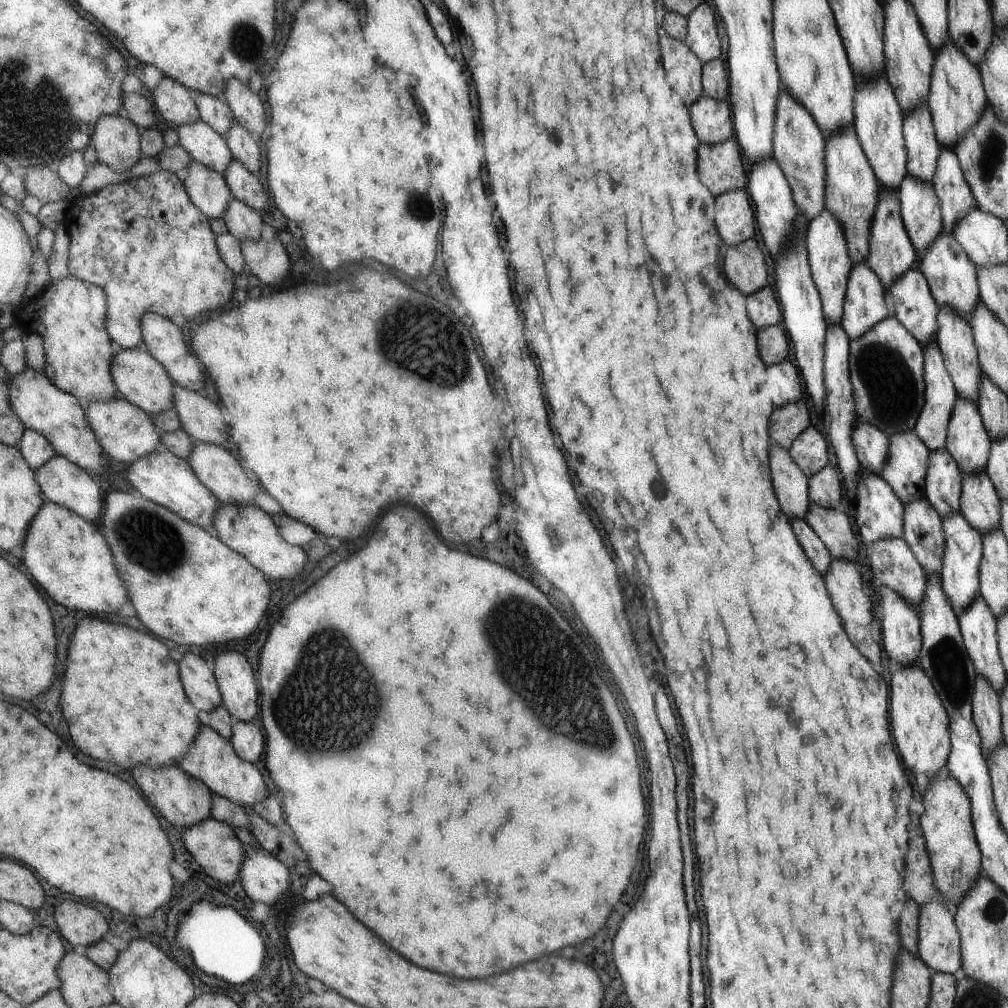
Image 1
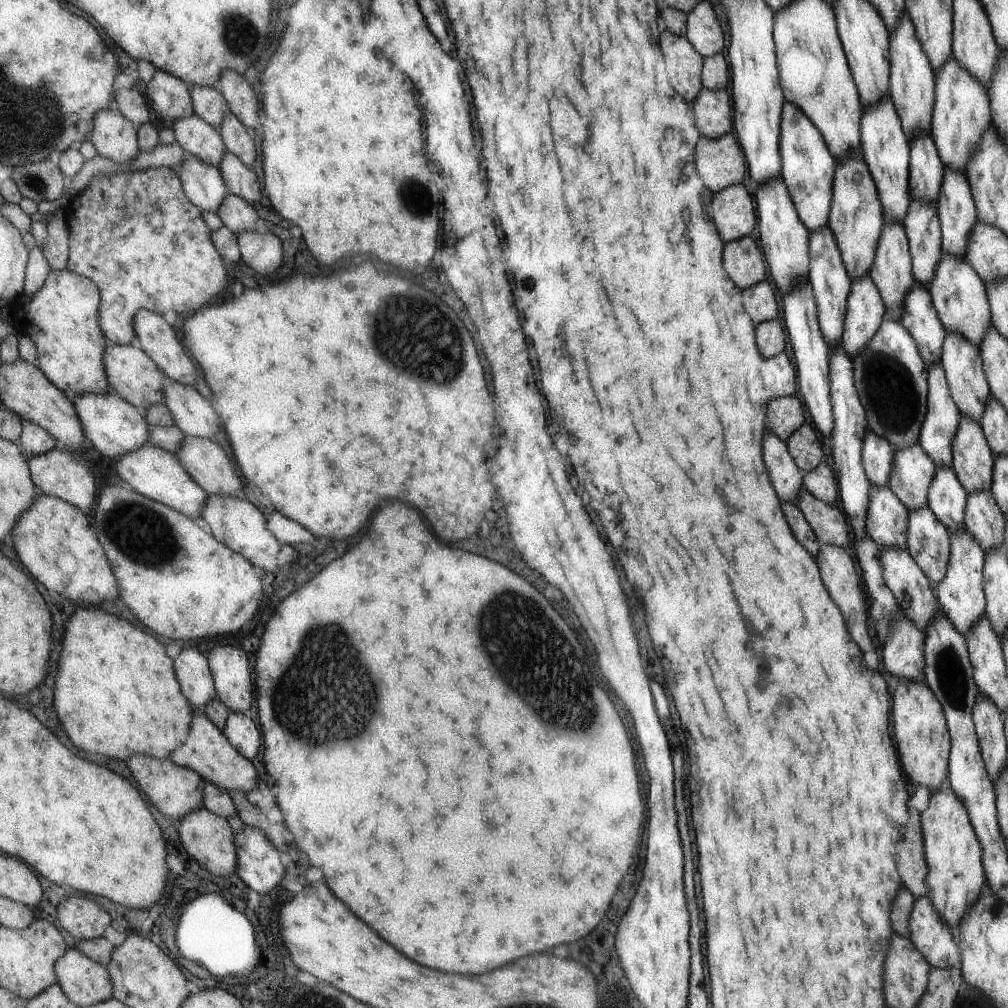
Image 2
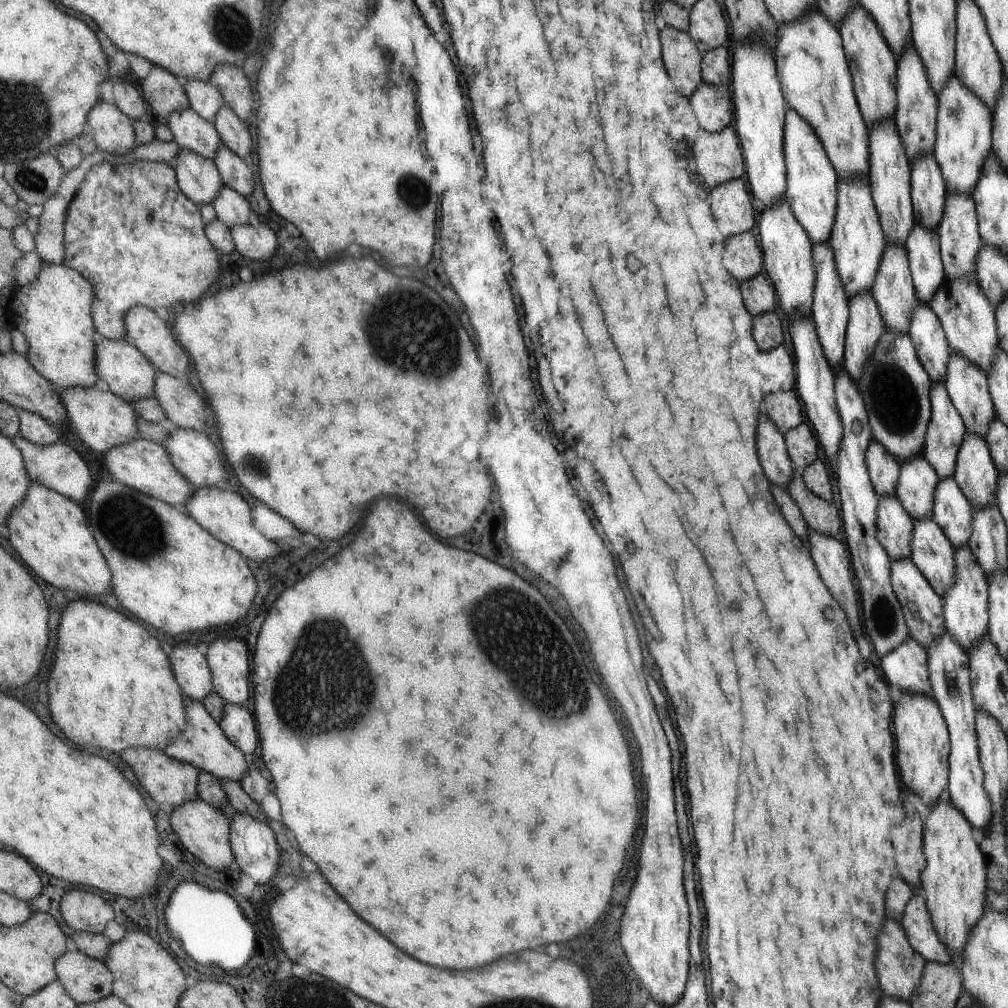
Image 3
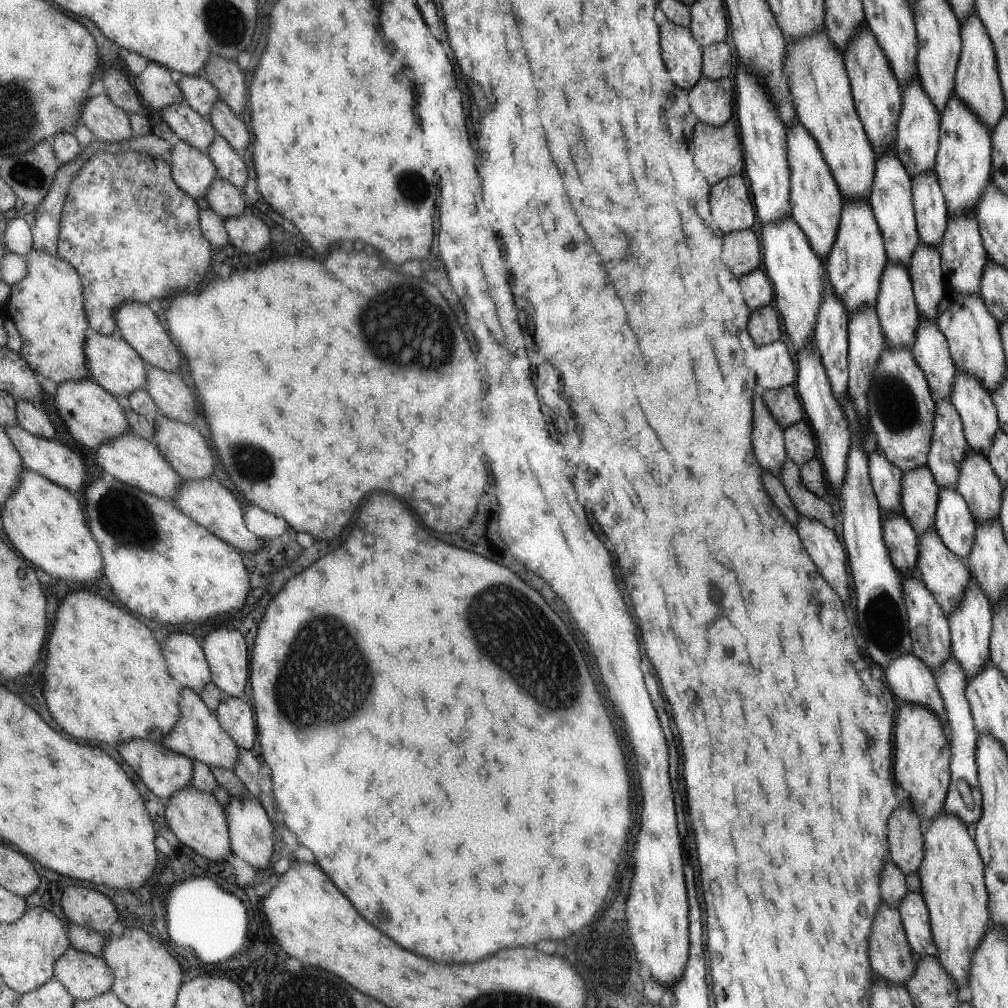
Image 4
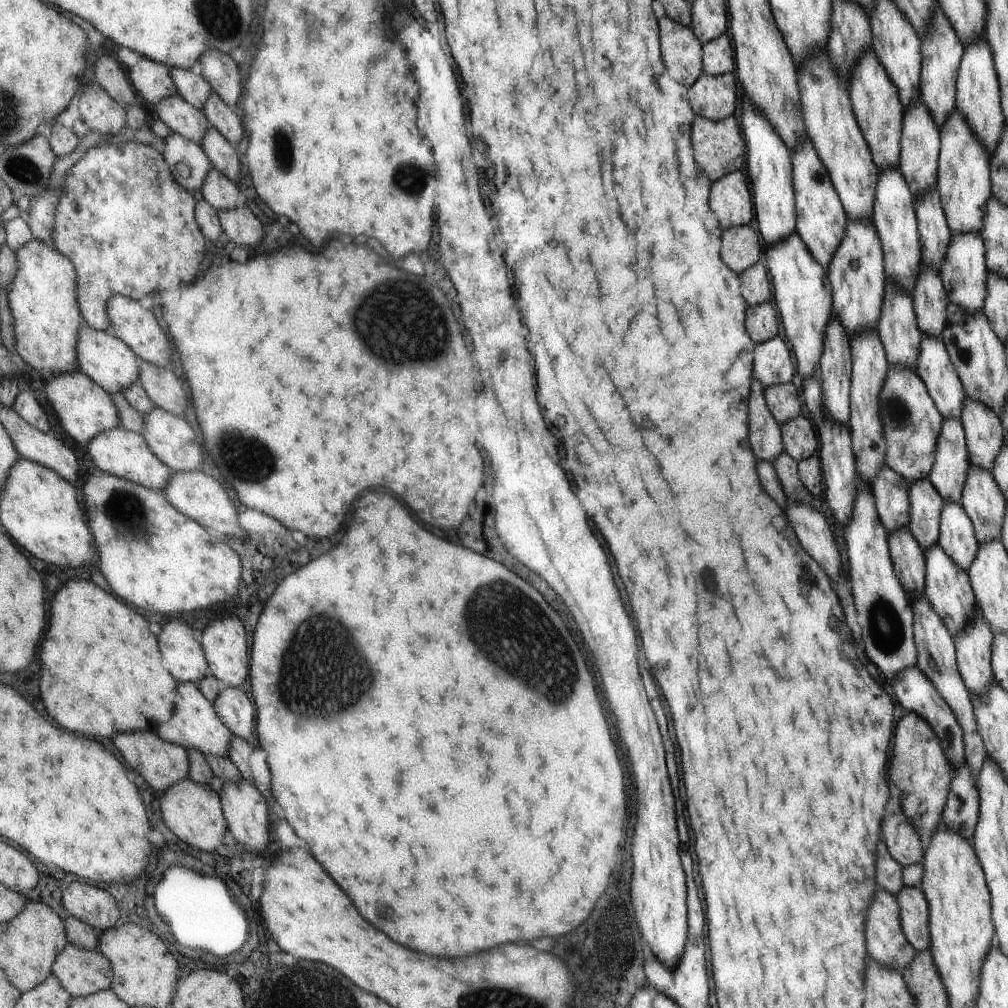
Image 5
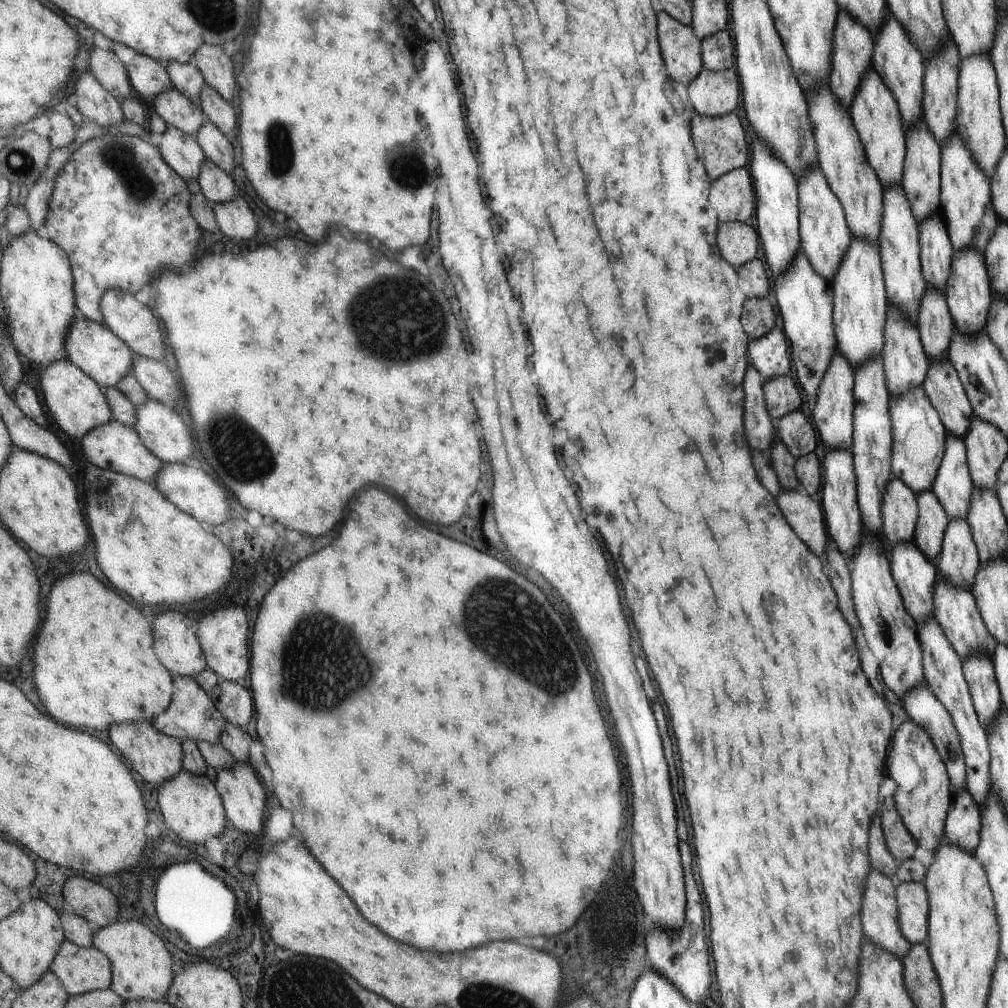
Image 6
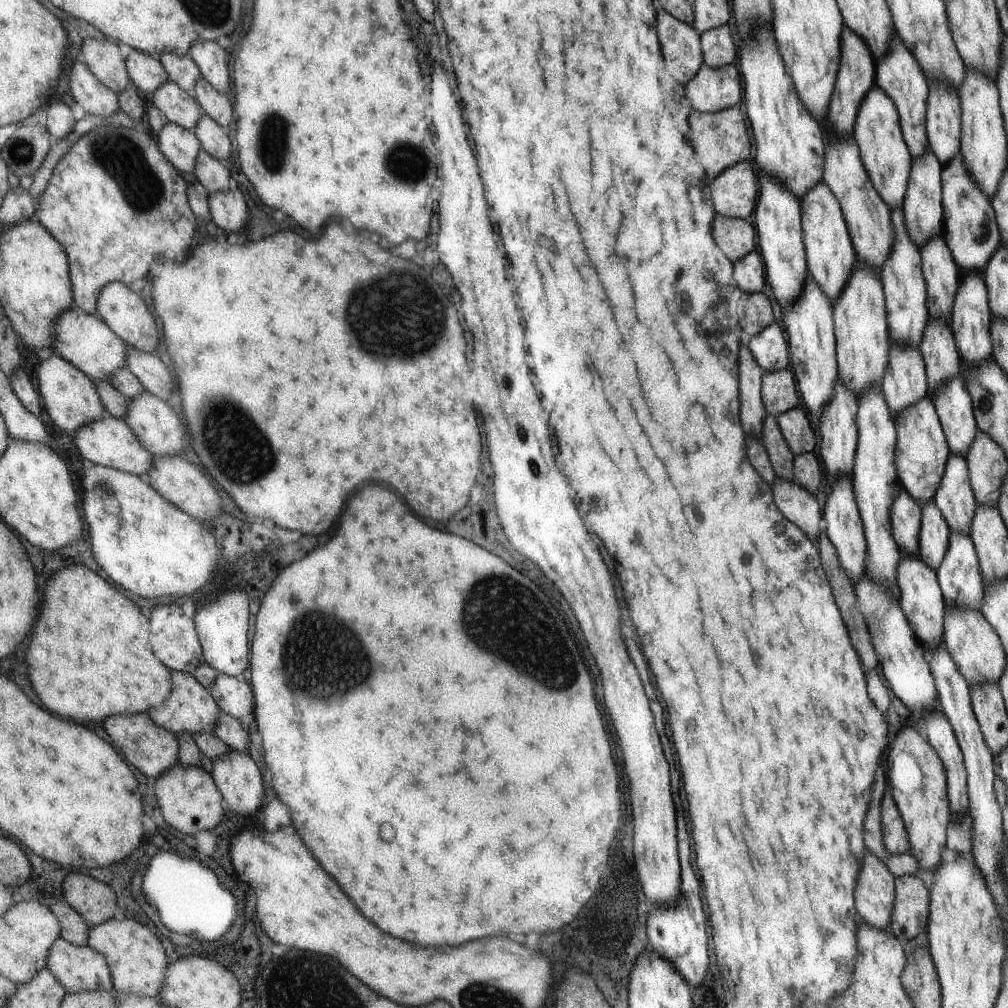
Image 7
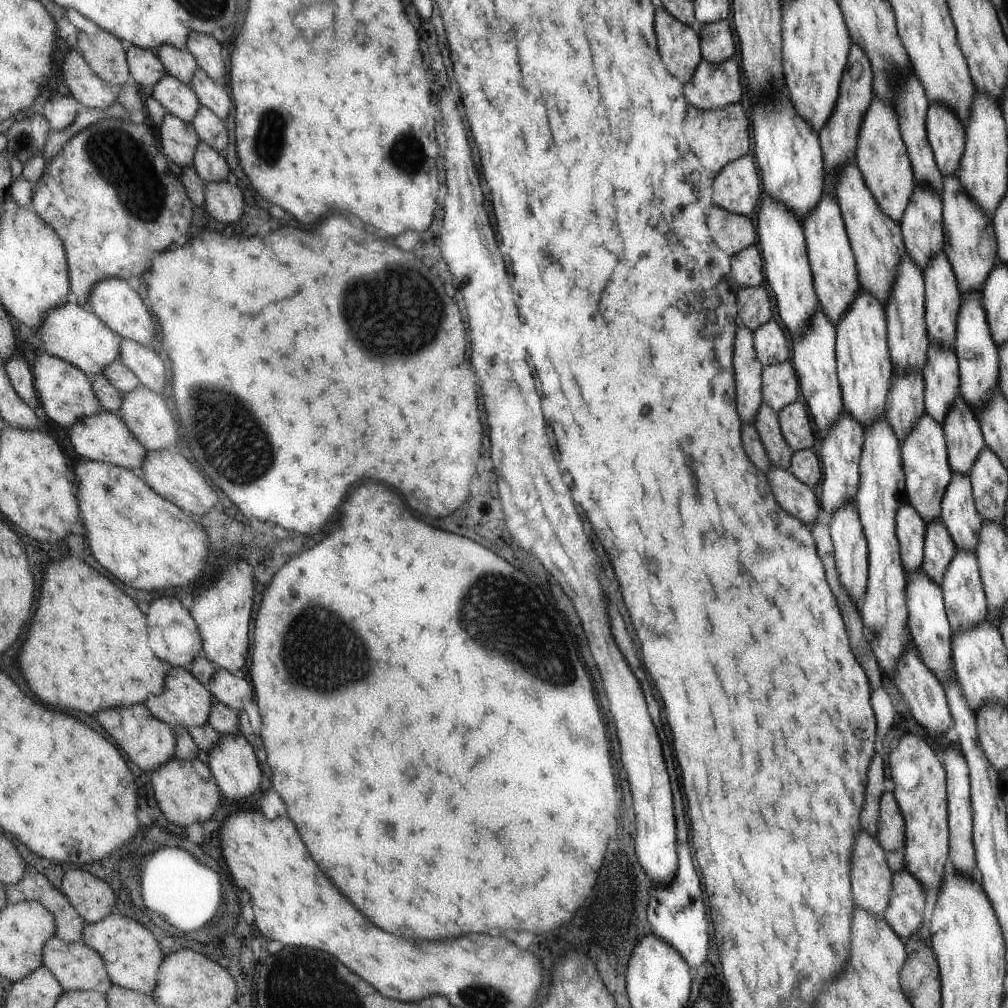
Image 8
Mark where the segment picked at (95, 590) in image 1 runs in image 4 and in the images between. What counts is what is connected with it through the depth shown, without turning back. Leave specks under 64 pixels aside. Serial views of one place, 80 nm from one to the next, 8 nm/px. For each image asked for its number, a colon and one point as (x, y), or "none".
2: (58, 542)
3: (51, 530)
4: (45, 521)

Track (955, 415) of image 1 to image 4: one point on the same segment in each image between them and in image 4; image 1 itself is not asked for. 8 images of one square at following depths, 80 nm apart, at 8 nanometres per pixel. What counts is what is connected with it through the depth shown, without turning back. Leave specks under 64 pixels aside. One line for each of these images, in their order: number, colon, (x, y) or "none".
2: (972, 461)
3: (977, 477)
4: (977, 483)

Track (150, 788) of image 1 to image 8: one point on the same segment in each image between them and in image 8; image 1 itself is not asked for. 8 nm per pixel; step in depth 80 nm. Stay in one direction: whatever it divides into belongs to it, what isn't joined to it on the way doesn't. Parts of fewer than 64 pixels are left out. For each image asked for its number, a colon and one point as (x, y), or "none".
2: (175, 790)
3: (169, 782)
4: (164, 772)
5: (160, 763)
6: (156, 757)
7: (152, 749)
8: (148, 742)

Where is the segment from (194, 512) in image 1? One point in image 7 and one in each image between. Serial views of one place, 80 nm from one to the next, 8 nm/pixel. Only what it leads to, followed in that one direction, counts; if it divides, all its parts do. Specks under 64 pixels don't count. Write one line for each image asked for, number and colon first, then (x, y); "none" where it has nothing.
2: (155, 473)
3: (144, 465)
4: (133, 460)
5: (119, 451)
6: (114, 446)
7: (111, 441)

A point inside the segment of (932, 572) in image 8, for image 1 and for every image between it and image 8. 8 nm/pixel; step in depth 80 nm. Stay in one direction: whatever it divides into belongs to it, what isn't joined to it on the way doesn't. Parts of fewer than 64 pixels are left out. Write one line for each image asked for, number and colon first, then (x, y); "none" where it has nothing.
1: (905, 468)
2: (913, 470)
3: (917, 479)
4: (919, 495)
5: (926, 503)
6: (932, 520)
7: (933, 537)

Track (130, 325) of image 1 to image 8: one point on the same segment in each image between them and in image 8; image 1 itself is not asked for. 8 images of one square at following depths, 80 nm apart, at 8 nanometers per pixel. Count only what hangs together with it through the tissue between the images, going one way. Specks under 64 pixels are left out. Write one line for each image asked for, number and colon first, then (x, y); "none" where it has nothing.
2: (136, 234)
3: (129, 229)
4: (132, 233)
5: (122, 202)
6: (120, 212)
7: (89, 205)
8: (109, 195)

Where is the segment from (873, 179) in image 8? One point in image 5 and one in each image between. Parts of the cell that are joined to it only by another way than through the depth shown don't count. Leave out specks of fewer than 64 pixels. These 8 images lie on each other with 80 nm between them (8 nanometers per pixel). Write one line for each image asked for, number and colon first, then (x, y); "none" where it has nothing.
5: (880, 112)
6: (877, 117)
7: (883, 150)

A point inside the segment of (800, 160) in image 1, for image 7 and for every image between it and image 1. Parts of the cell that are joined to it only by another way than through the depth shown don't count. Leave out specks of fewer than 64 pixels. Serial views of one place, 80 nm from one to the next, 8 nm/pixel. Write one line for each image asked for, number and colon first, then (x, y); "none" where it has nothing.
2: (807, 166)
3: (811, 183)
4: (815, 201)
5: (821, 219)
6: (825, 235)
7: (830, 256)

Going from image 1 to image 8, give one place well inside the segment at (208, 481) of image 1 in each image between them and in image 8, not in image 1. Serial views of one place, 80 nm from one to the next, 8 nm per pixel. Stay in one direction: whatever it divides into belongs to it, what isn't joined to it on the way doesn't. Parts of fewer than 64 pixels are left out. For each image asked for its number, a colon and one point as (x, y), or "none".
2: (205, 462)
3: (195, 457)
4: (182, 447)
5: (172, 440)
6: (166, 436)
7: (156, 427)
8: (152, 423)

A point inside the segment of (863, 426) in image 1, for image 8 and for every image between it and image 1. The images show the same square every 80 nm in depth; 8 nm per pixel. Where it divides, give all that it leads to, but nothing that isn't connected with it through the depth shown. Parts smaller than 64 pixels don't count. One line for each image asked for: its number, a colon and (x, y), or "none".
2: (877, 455)
3: (883, 469)
4: (885, 478)
5: (890, 490)
6: (899, 508)
7: (906, 514)
8: (910, 528)

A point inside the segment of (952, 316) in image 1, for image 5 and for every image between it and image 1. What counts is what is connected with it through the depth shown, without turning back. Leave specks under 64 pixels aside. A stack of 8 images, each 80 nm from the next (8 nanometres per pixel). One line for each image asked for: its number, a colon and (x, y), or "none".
2: (961, 361)
3: (968, 387)
4: (975, 406)
5: (983, 430)

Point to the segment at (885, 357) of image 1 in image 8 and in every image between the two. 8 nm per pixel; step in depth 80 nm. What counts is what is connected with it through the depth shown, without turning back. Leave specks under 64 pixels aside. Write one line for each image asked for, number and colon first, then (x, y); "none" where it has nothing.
2: (890, 375)
3: (894, 385)
4: (901, 408)
5: (911, 422)
6: (919, 437)
7: (921, 453)
8: (924, 458)

